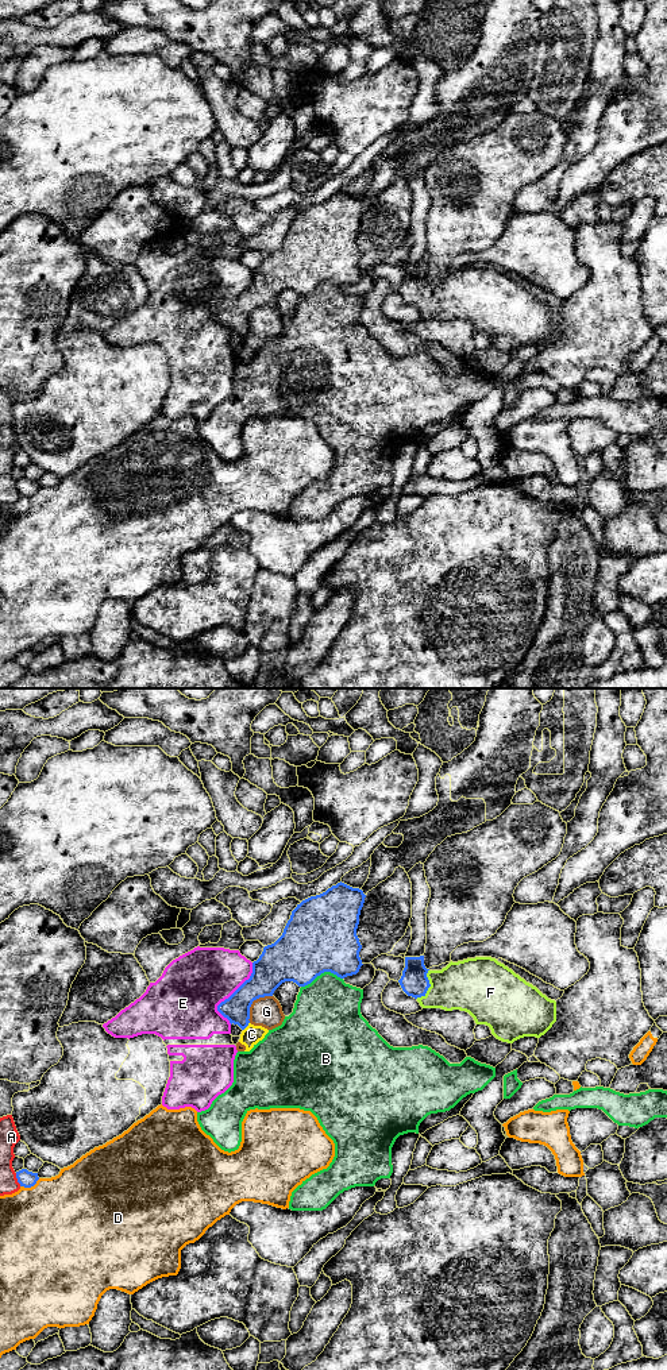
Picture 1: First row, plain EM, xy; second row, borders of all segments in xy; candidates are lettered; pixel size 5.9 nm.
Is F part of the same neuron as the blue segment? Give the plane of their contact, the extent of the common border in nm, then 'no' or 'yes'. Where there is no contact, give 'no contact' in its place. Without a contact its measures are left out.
meets blue in xy; contact 190 nm long; yes

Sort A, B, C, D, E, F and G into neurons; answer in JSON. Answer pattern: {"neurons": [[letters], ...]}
{"neurons": [["A"], ["B"], ["C", "G"], ["D"], ["E"], ["F"]]}

